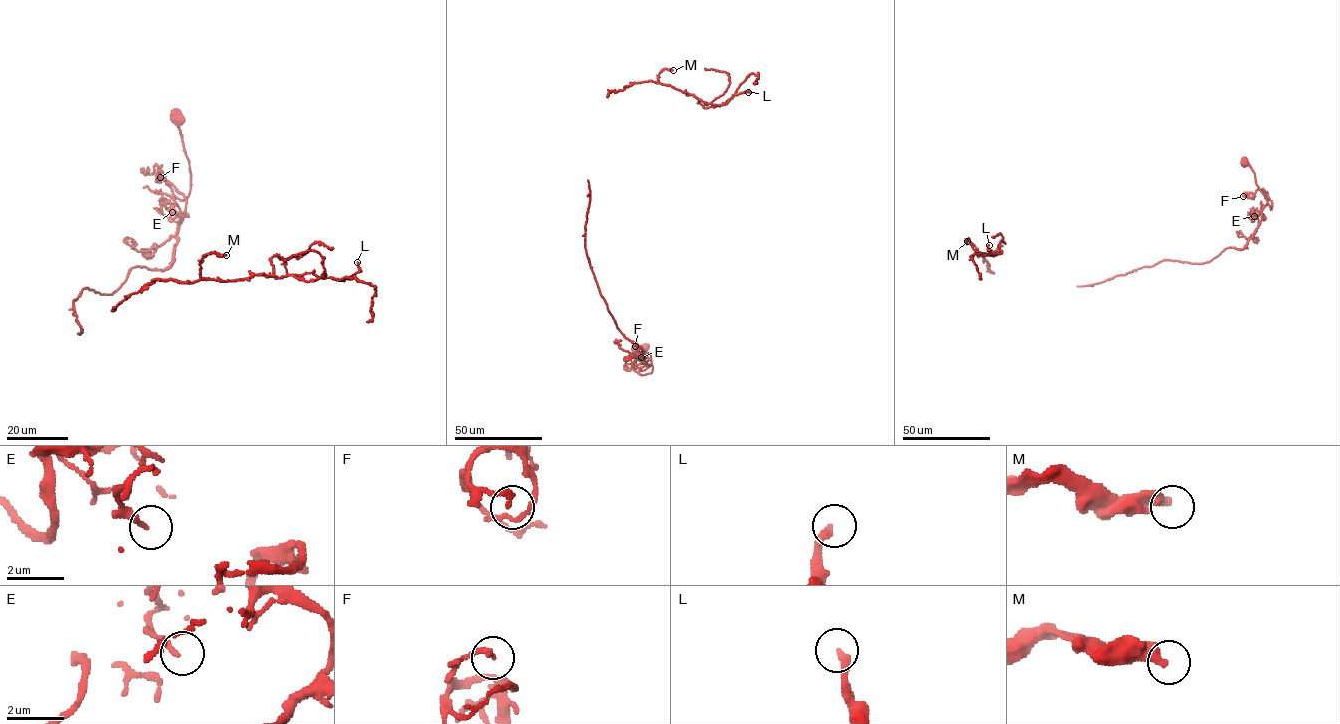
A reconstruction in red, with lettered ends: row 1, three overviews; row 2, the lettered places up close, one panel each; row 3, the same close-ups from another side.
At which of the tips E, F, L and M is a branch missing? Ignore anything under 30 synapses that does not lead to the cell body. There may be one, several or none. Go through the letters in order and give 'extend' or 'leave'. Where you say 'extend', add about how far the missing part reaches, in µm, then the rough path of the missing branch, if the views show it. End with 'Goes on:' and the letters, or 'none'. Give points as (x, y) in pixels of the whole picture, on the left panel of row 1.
E: leave
F: leave
L: leave
M: leave
Goes on: none

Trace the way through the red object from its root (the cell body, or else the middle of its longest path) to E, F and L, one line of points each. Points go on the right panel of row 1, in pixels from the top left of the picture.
E: (1243, 161), (1254, 173), (1270, 209), (1272, 202), (1267, 200), (1258, 224), (1257, 218), (1248, 217), (1254, 216)
F: (1243, 161), (1254, 173), (1256, 183), (1271, 208), (1272, 201), (1261, 189), (1244, 192), (1243, 196)
L: (1243, 161), (1271, 208), (1244, 247), (1207, 262), (1077, 286), (993, 273), (978, 256), (1001, 252), (989, 245)

